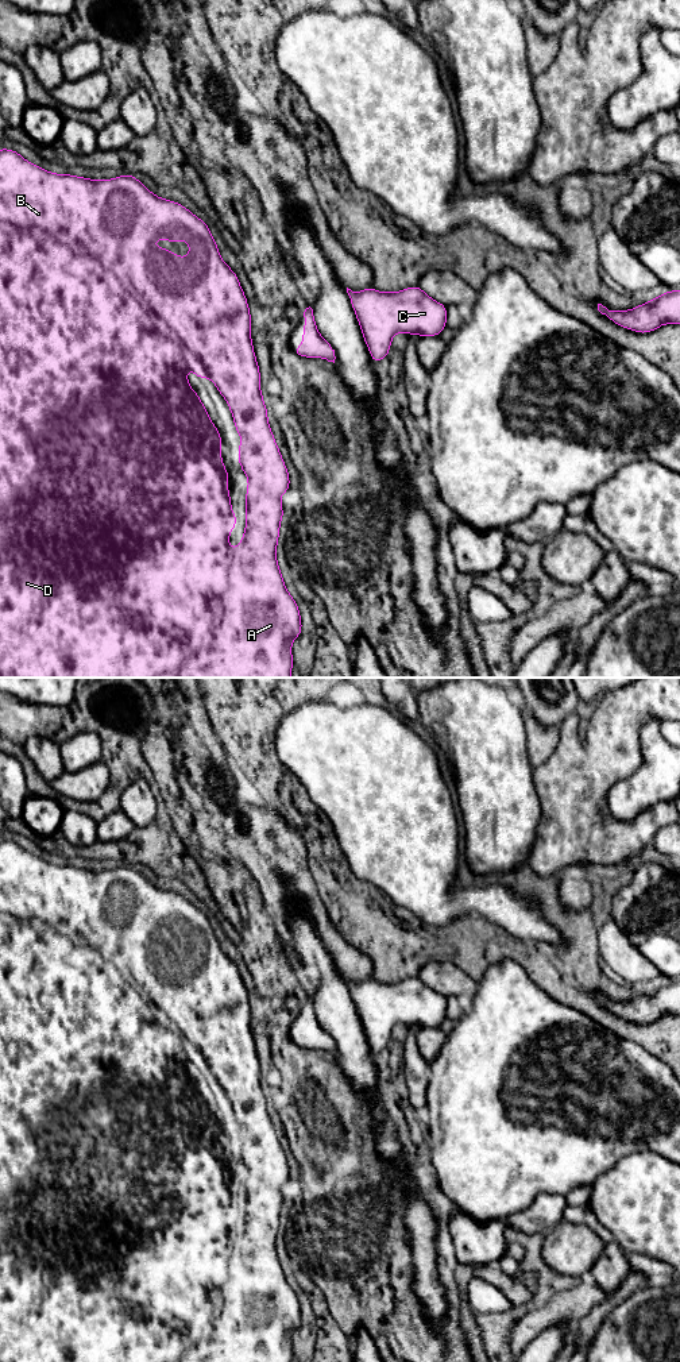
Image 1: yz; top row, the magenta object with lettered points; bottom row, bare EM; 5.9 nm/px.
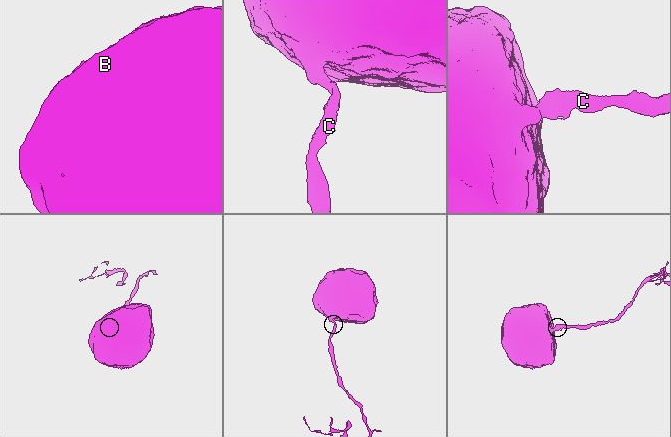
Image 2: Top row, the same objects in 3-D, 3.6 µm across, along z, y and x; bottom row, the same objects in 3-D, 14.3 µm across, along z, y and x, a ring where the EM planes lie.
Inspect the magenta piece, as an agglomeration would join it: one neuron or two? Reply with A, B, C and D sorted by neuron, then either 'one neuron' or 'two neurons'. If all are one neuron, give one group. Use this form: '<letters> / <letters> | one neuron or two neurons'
A B C D | one neuron

